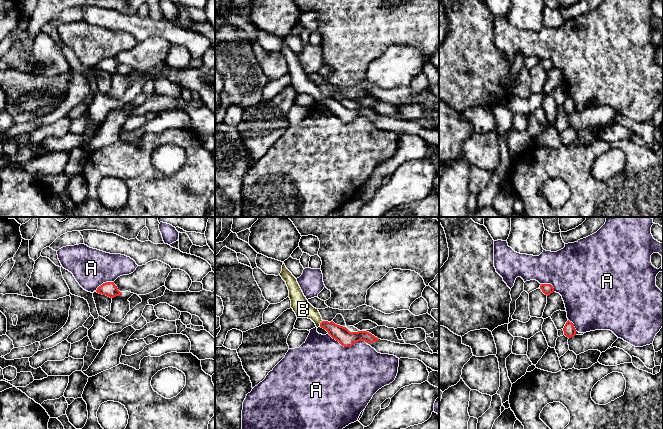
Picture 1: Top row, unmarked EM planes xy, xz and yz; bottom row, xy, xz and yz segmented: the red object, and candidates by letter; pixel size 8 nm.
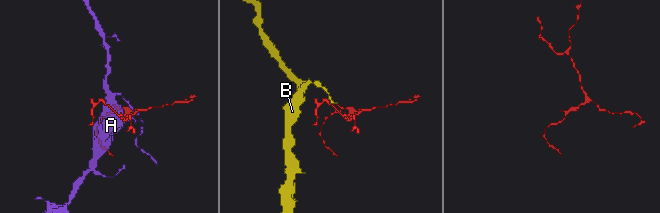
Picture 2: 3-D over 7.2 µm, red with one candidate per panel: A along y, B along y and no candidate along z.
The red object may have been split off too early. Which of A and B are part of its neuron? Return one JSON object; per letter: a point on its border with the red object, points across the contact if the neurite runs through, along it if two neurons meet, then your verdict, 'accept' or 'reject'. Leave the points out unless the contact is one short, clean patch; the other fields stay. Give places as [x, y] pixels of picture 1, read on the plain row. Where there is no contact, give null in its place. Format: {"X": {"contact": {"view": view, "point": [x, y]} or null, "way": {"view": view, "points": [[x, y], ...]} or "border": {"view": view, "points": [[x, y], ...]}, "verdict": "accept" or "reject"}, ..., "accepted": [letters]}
{"A": {"contact": {"view": "xz", "point": [347, 122]}, "verdict": "reject"}, "B": {"contact": {"view": "xz", "point": [320, 99]}, "way": {"view": "xz", "points": [[341, 110], [320, 99], [308, 87], [303, 85]]}, "verdict": "accept"}, "accepted": ["B"]}

